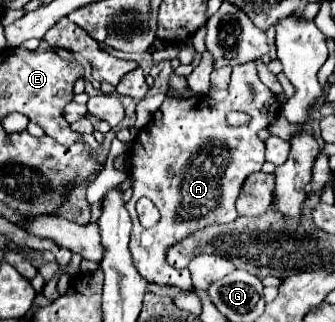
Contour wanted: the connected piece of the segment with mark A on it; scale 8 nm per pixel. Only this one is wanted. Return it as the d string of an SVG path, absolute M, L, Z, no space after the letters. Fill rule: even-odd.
M250 62L232 70L232 82L224 100L210 100L210 96L204 94L192 98L166 98L160 112L162 118L146 124L128 152L132 198L126 210L134 224L130 252L136 268L148 282L174 284L188 290L192 288L190 272L170 266L166 254L190 234L210 224L228 224L238 218L236 200L242 182L264 164L264 142L258 138L258 132L278 118L280 100L260 82L256 64ZM234 110L248 114L250 122L244 126L230 126L226 114ZM142 196L148 196L160 210L160 222L152 228L142 228L134 210L136 200Z

